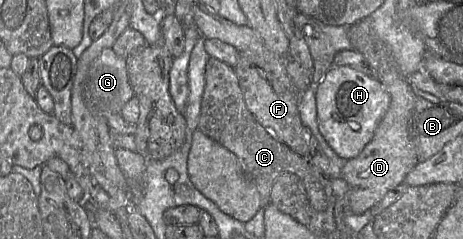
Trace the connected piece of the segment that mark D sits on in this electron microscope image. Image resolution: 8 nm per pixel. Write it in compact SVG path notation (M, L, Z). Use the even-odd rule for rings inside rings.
M368 19L350 25L348 36L352 49L365 57L373 75L382 83L391 99L372 140L355 158L345 162L341 172L341 178L348 185L344 211L350 209L354 214L360 215L369 212L388 191L404 183L406 175L419 162L416 148L409 136L409 120L417 97L407 79L401 75L389 46L375 35Z

